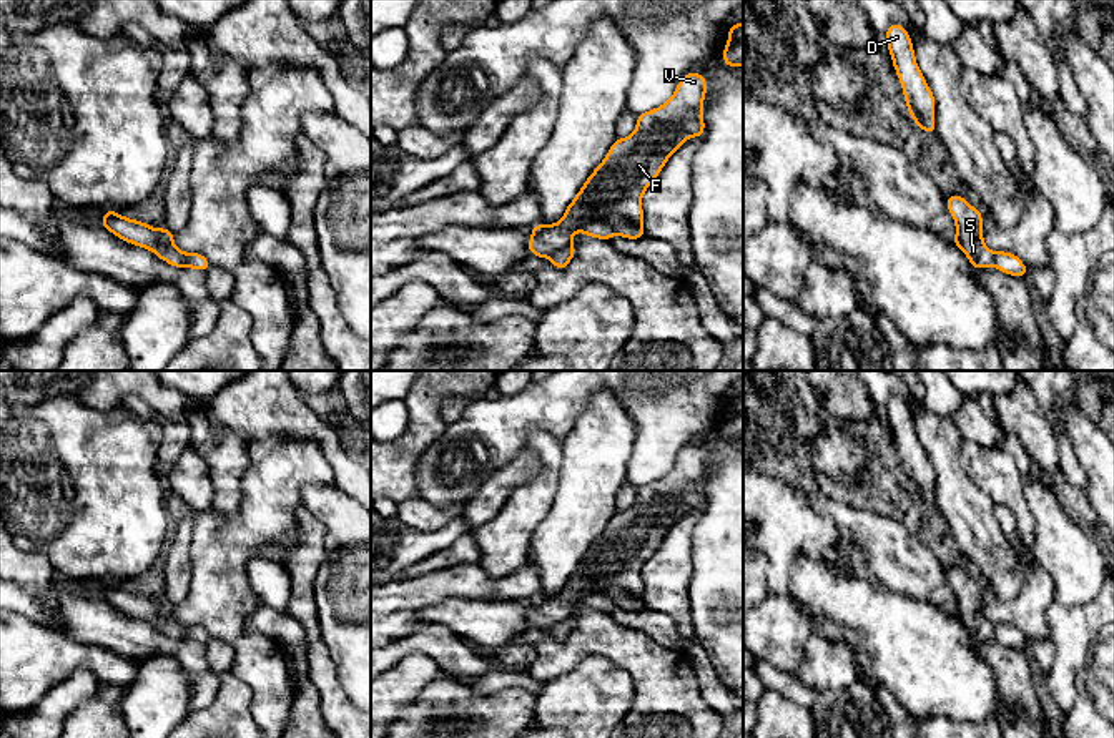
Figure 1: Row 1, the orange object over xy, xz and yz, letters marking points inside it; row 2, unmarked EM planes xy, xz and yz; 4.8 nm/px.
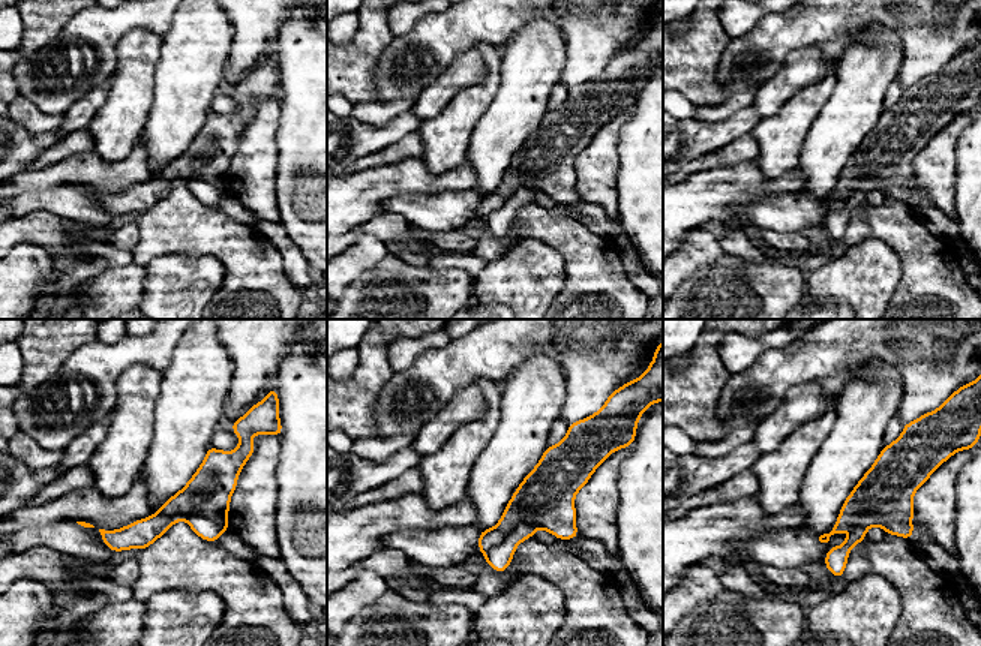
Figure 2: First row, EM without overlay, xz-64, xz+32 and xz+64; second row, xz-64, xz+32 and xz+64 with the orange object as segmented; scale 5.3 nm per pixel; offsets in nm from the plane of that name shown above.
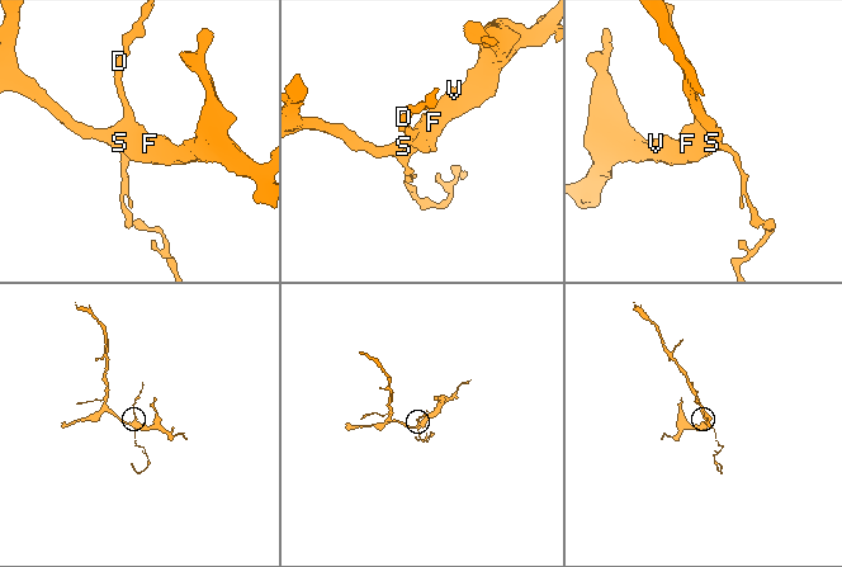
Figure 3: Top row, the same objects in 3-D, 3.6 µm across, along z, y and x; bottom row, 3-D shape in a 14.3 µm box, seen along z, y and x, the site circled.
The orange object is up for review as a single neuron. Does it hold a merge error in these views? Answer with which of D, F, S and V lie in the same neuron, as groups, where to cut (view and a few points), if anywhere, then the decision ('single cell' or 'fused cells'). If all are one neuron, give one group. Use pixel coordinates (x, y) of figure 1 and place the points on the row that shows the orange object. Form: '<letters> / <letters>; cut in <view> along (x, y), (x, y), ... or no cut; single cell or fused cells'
D / F S V; cut in xz along (579, 230), (587, 223), (604, 221), (616, 233); fused cells

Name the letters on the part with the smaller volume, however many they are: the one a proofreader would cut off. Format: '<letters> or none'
D

